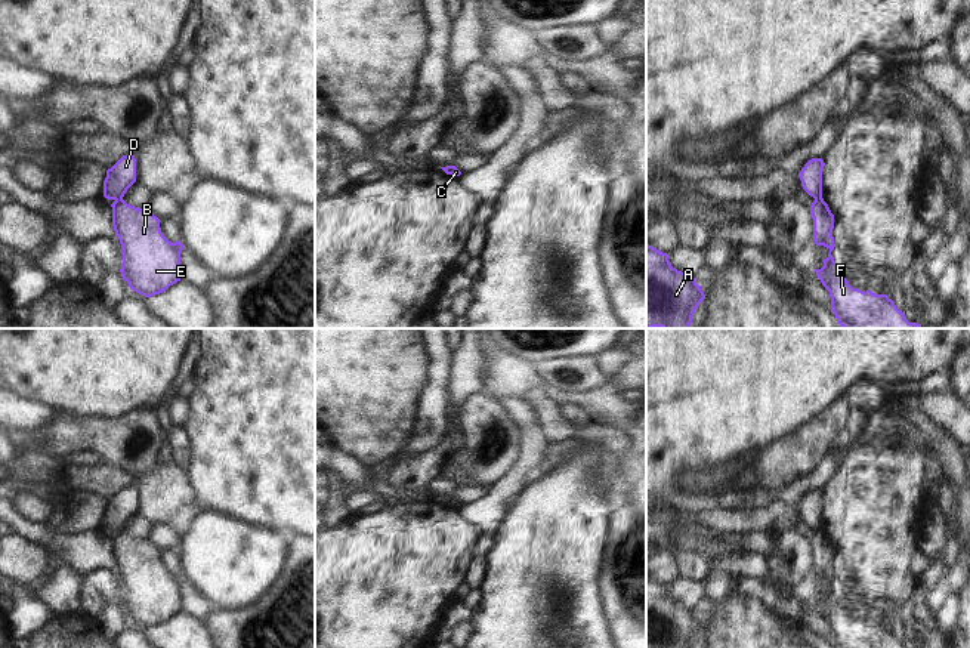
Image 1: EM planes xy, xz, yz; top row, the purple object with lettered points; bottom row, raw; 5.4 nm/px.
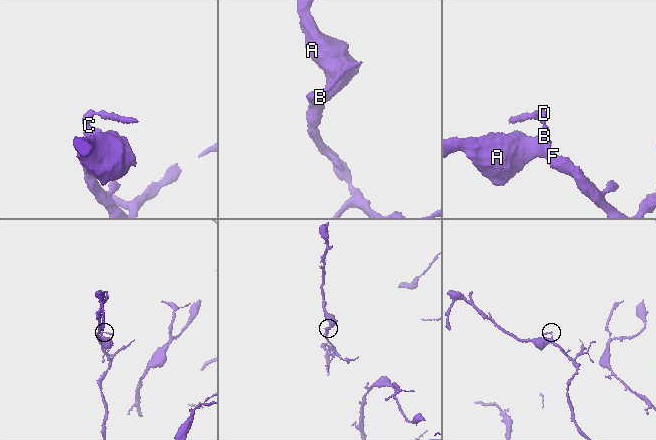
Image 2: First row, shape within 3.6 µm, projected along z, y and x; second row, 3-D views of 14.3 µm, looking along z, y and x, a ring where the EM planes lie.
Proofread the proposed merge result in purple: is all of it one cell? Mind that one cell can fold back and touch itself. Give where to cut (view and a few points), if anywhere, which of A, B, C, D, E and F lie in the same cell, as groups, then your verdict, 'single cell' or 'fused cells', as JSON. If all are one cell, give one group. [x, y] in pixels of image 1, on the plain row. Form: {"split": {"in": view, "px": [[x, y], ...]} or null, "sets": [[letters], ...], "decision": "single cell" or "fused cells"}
{"split": {"in": "xy", "px": [[121, 528], [116, 531]]}, "sets": [["A", "B", "C", "E", "F"], ["D"]], "decision": "fused cells"}

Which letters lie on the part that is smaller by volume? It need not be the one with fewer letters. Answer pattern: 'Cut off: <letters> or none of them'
Cut off: D

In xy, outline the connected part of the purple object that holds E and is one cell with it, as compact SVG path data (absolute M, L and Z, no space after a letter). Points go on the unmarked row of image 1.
M123 530L112 536L112 558L123 581L121 607L129 618L152 629L180 612L182 573L169 573L160 550L148 540L127 536Z

